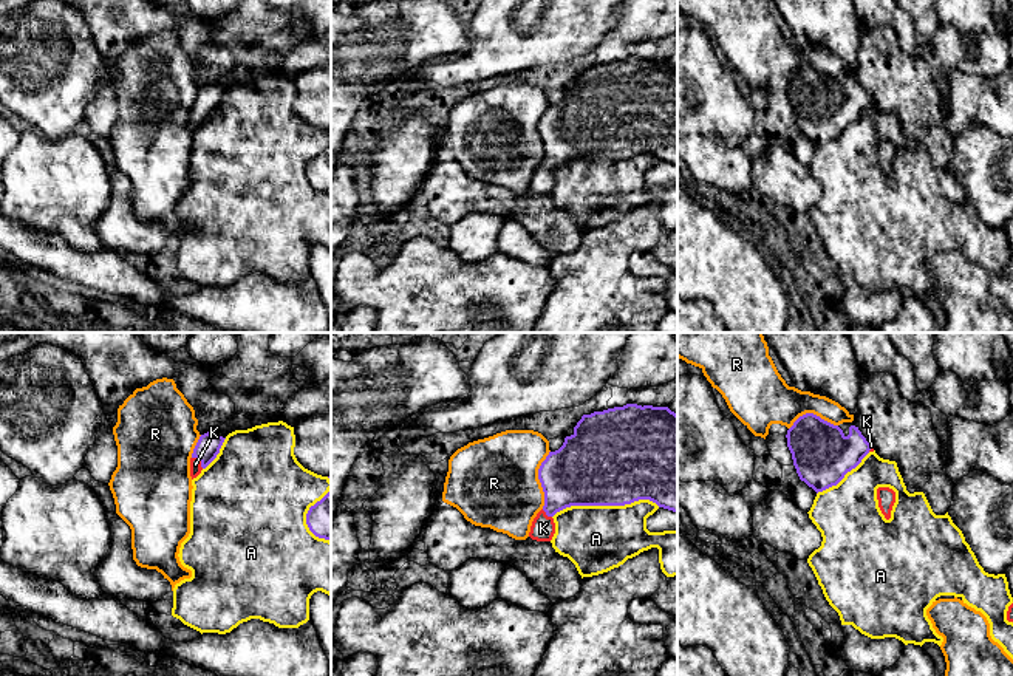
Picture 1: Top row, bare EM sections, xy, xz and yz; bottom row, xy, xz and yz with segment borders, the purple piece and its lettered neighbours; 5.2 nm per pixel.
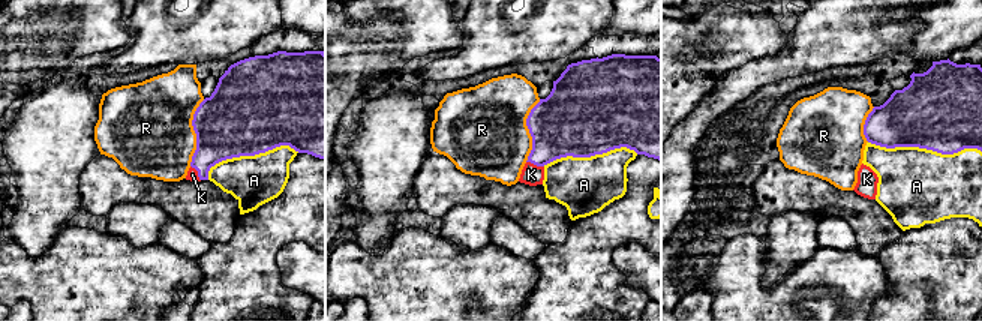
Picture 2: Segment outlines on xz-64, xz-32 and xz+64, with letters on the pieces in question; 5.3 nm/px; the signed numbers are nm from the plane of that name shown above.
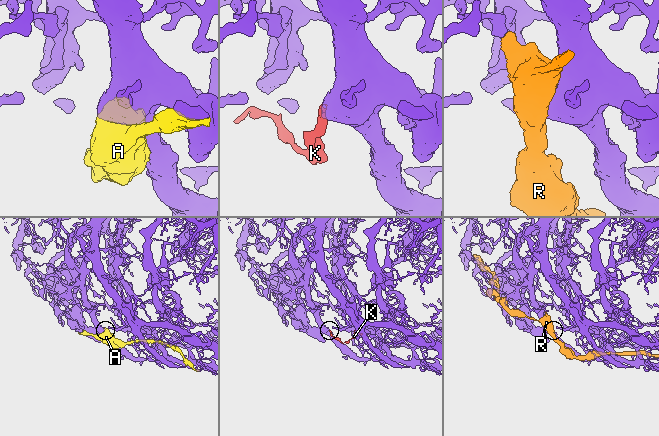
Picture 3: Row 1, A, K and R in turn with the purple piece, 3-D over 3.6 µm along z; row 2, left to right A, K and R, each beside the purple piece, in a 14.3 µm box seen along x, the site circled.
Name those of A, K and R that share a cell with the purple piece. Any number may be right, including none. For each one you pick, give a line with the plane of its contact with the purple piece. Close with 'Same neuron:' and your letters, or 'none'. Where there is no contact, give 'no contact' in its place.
K: meets purple in xy
Same neuron: K

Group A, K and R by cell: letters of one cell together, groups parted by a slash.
A / K / R

